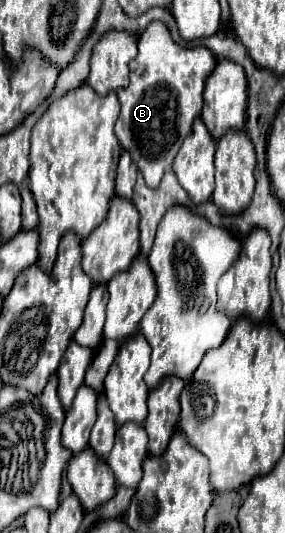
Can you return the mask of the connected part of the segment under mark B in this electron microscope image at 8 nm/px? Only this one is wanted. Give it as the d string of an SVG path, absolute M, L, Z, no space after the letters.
M162 22L148 24L140 34L138 54L130 62L130 84L118 90L122 112L116 122L116 138L120 146L130 152L150 188L158 188L182 142L192 132L194 118L200 118L204 84L214 68L216 58L206 46L184 48L176 44Z

